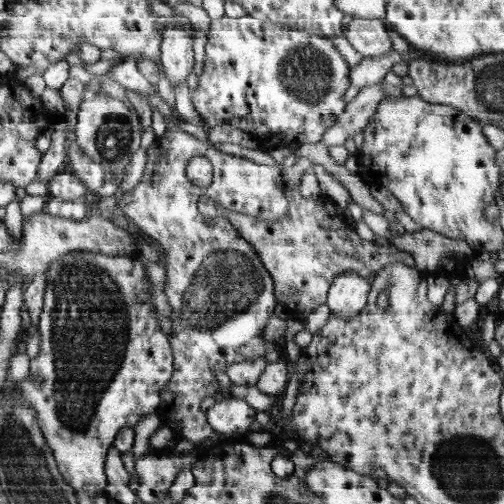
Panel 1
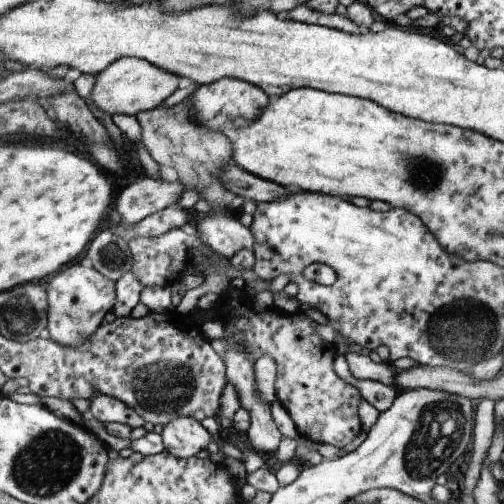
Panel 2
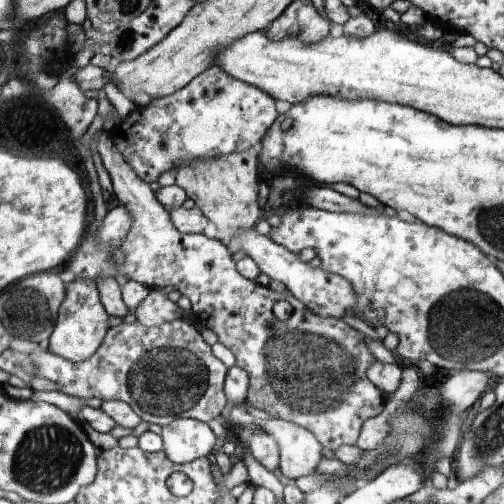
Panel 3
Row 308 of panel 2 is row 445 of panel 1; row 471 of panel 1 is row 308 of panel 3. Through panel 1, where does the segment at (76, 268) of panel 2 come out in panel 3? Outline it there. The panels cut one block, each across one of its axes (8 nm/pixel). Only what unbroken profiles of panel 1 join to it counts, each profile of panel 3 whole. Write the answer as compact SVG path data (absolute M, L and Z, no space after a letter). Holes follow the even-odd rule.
M77 278L71 284L67 284L67 298L61 306L61 314L59 314L59 322L49 338L49 350L65 356L67 360L73 362L85 362L89 360L105 342L107 334L109 334L109 312L103 304L103 296L99 290L99 284L95 284L95 280L89 278Z

